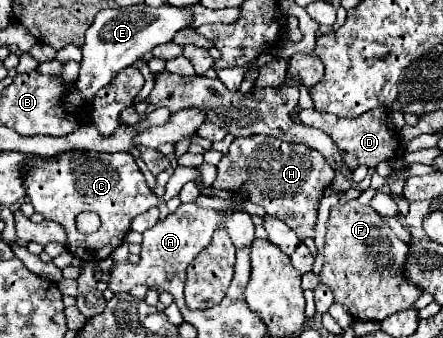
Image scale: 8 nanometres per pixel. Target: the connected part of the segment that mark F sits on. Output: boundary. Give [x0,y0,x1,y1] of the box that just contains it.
[319,199,421,321]

